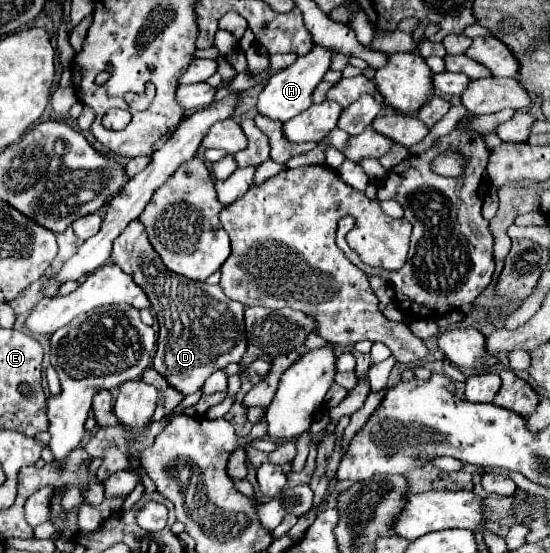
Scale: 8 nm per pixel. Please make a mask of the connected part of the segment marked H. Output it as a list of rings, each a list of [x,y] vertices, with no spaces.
[[[314,46],[308,54],[300,56],[292,66],[276,72],[258,96],[258,114],[266,116],[270,120],[286,122],[286,120],[298,116],[300,112],[304,112],[306,108],[310,108],[312,92],[314,92],[316,84],[322,80],[324,72],[330,68],[330,56],[332,56],[330,50],[326,50],[322,46]]]

